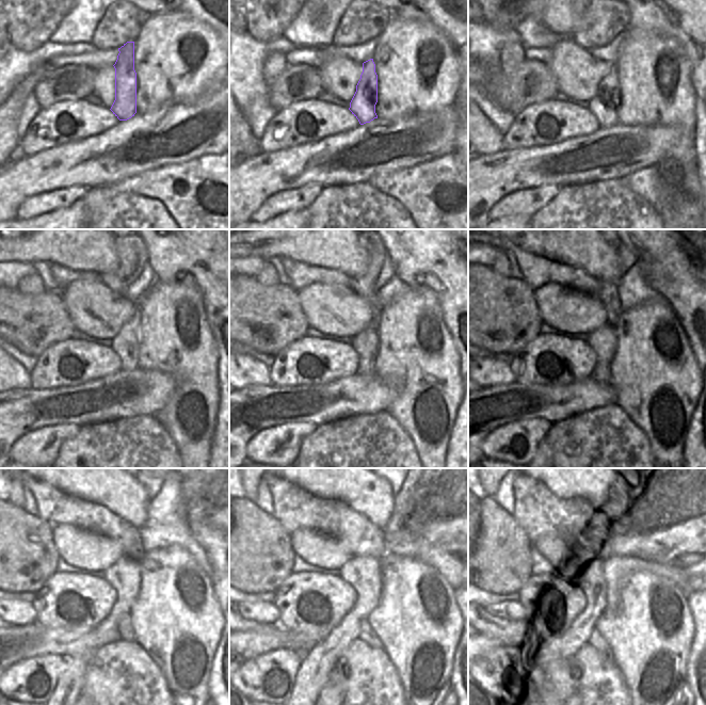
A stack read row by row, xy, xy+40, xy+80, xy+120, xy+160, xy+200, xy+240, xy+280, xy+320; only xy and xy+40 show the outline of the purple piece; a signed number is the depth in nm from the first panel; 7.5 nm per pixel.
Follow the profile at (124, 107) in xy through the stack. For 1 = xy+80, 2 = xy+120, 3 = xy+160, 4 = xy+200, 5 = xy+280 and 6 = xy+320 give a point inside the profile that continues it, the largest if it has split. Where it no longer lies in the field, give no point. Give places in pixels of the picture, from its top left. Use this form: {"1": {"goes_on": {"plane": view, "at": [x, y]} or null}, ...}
{"1": {"goes_on": {"plane": "xy+80", "at": [604, 105]}}, "2": {"goes_on": {"plane": "xy+120", "at": [127, 342]}}, "3": {"goes_on": {"plane": "xy+160", "at": [366, 342]}}, "4": {"goes_on": {"plane": "xy+200", "at": [602, 372]}}, "5": {"goes_on": {"plane": "xy+280", "at": [366, 634]}}, "6": {"goes_on": {"plane": "xy+320", "at": [597, 640]}}}

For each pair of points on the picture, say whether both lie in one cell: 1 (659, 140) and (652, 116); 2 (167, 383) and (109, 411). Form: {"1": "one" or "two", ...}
{"1": "two", "2": "one"}

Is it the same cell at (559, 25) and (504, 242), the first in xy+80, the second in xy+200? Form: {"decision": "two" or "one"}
{"decision": "one"}

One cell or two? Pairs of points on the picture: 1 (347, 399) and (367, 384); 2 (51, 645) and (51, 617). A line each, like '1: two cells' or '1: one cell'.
1: one cell
2: two cells

